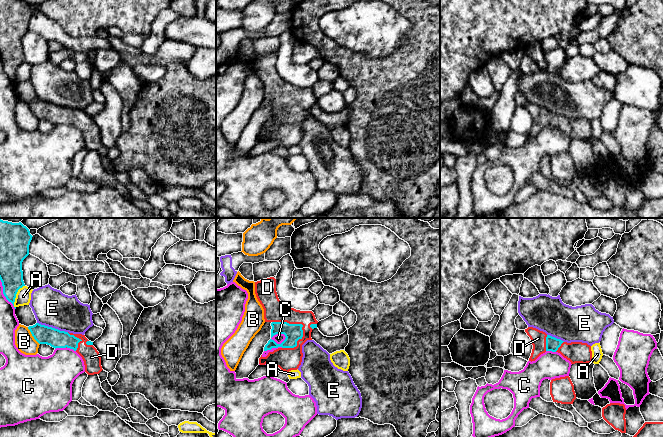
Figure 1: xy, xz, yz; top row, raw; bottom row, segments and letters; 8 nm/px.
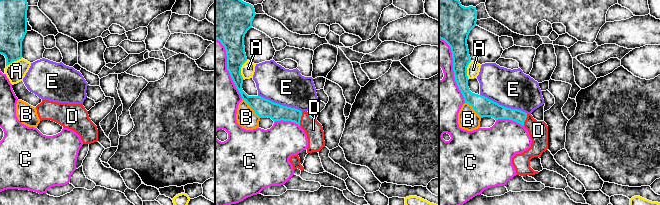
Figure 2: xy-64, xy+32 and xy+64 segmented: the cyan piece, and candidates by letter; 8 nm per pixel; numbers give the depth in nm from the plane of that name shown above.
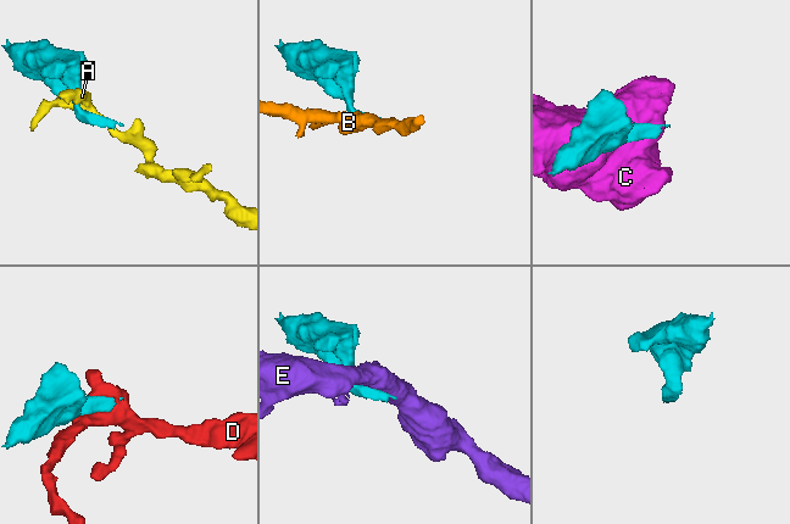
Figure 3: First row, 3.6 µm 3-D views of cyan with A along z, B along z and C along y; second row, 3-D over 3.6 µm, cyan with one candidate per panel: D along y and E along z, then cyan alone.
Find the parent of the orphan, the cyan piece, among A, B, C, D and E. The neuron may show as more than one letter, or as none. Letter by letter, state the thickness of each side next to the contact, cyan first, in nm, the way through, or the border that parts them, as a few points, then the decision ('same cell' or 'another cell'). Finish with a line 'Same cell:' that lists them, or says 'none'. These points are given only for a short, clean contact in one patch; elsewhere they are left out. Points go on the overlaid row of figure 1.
A: calibres 190 and 120 nm; another cell
B: calibres 150 and 160 nm; border xy (27, 327), (39, 344); another cell
C: calibres 140 and 80 nm; another cell
D: calibres 140 and 180 nm; same cell
E: calibres 150 and 300 nm; border xy (37, 322), (67, 332); another cell
Same cell: D

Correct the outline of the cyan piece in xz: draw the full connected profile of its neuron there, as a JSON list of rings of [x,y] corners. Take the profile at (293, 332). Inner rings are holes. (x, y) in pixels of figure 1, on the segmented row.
[[[274,277],[255,282],[255,294],[264,309],[265,322],[271,323],[271,338],[276,334],[284,334],[286,337],[281,344],[277,344],[270,339],[264,347],[264,351],[269,350],[270,352],[266,357],[261,355],[259,364],[265,365],[268,363],[270,366],[277,366],[285,372],[297,370],[302,362],[302,345],[307,340],[312,340],[311,332],[314,328],[317,328],[318,321],[314,313],[312,311],[296,310],[282,303],[276,292],[276,279]]]

